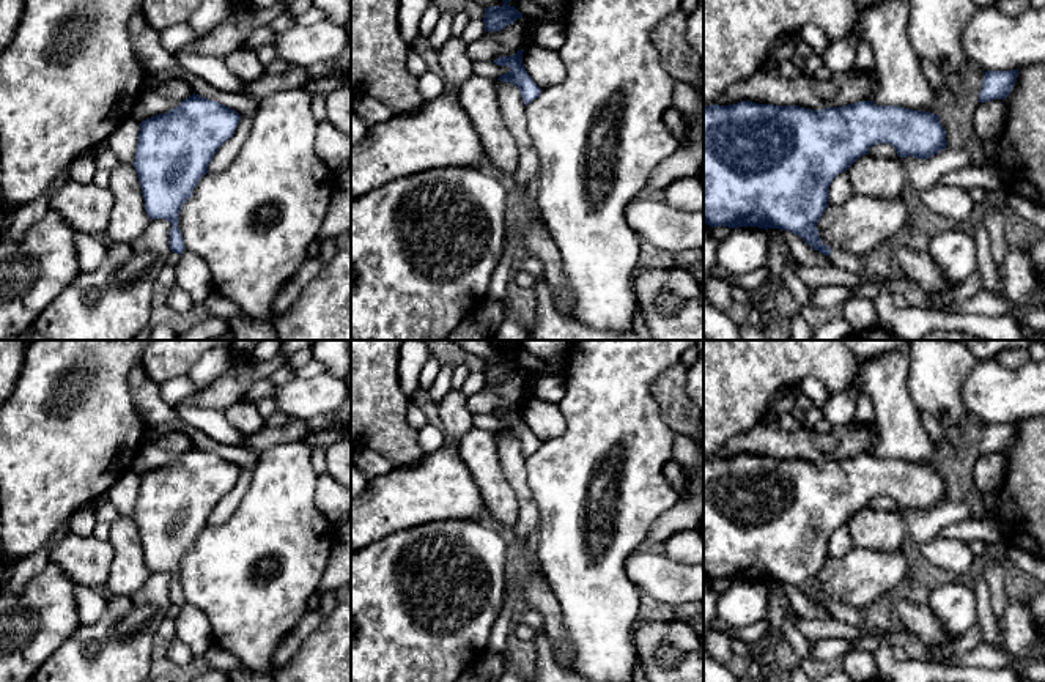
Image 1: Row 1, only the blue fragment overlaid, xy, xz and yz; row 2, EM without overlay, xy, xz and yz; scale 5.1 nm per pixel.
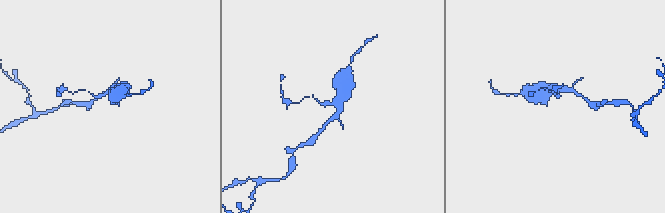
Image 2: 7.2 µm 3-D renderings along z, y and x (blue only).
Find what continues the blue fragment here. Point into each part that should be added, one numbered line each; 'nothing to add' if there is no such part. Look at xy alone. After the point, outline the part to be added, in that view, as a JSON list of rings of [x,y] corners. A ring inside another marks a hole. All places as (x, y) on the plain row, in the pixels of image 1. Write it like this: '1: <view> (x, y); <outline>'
nothing to add

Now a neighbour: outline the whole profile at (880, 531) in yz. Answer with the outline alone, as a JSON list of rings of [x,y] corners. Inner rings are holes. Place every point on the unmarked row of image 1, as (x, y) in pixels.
[[[869,506],[847,523],[853,547],[873,551],[897,551],[907,536],[903,510],[878,512]]]

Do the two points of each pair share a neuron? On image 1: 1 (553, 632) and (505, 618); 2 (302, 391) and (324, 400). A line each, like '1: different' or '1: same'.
1: different
2: same

